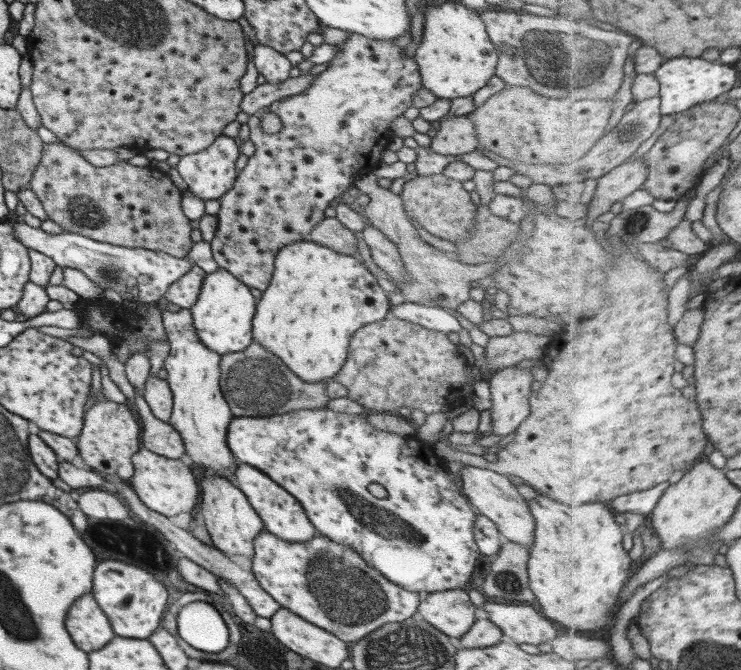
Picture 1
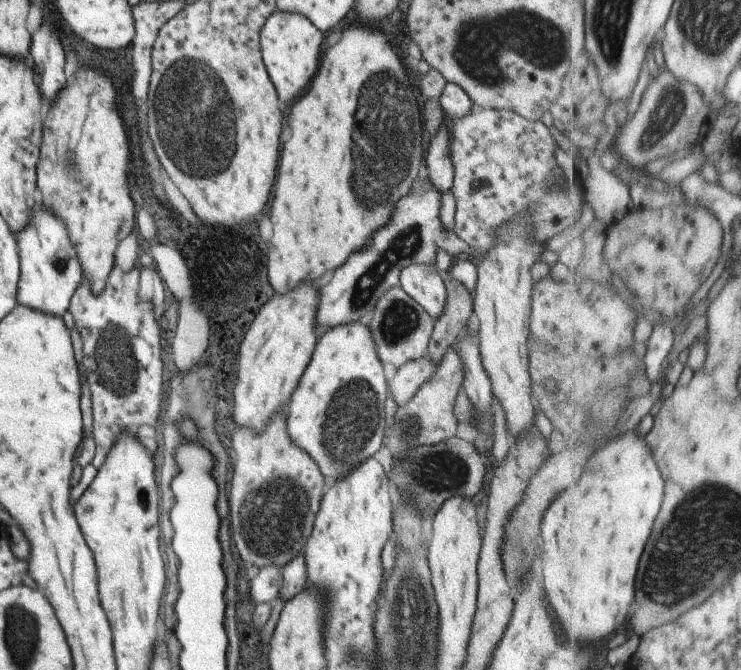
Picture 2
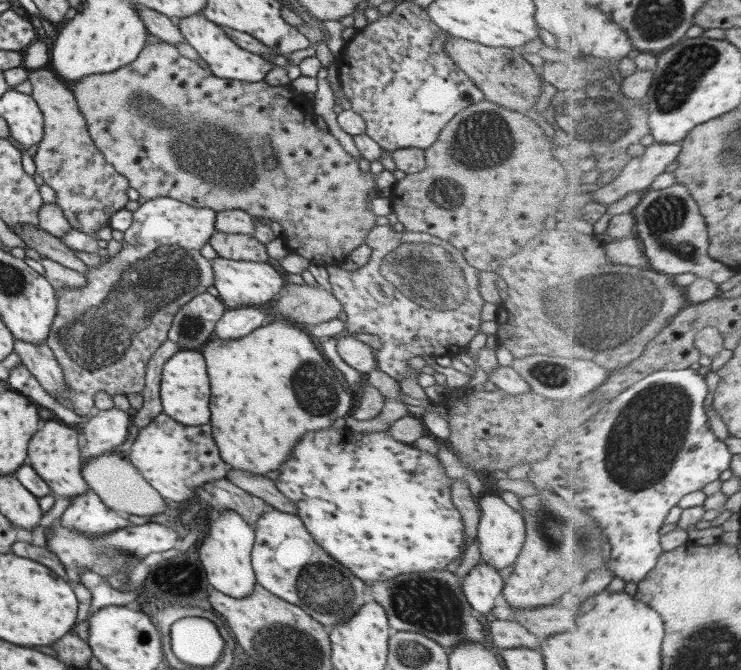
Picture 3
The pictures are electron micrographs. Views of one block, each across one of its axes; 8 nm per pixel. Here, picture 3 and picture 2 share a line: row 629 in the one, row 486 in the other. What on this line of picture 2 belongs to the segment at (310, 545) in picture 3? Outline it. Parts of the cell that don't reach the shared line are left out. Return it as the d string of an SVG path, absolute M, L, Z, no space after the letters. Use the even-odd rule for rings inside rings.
M351 322L320 331L311 353L311 360L285 405L287 414L285 430L291 444L295 444L309 458L313 458L321 476L325 478L327 488L337 478L343 478L353 466L361 464L379 450L386 427L383 401L387 393L387 380L383 376L382 364L377 358L375 344L366 325Z

